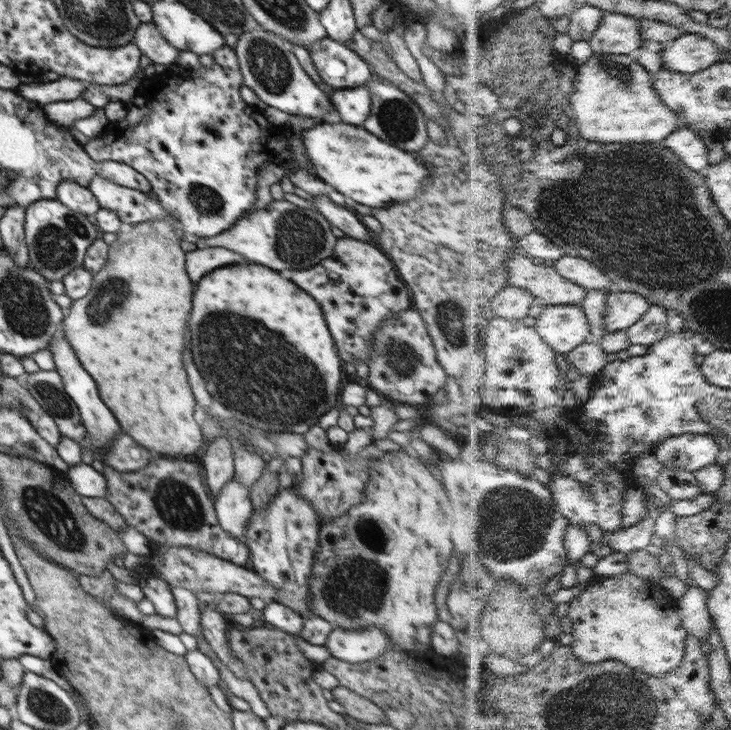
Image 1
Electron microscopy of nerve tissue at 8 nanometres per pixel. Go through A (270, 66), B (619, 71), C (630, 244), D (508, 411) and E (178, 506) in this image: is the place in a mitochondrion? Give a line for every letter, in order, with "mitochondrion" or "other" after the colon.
A: mitochondrion
B: mitochondrion
C: mitochondrion
D: other
E: mitochondrion

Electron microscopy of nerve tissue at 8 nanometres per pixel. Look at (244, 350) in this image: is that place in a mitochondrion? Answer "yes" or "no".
yes

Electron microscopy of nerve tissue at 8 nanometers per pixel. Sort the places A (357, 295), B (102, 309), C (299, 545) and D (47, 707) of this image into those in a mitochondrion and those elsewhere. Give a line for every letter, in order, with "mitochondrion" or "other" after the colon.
A: other
B: mitochondrion
C: other
D: mitochondrion

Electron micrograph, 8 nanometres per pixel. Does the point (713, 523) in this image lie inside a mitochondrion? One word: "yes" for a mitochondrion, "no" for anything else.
no

